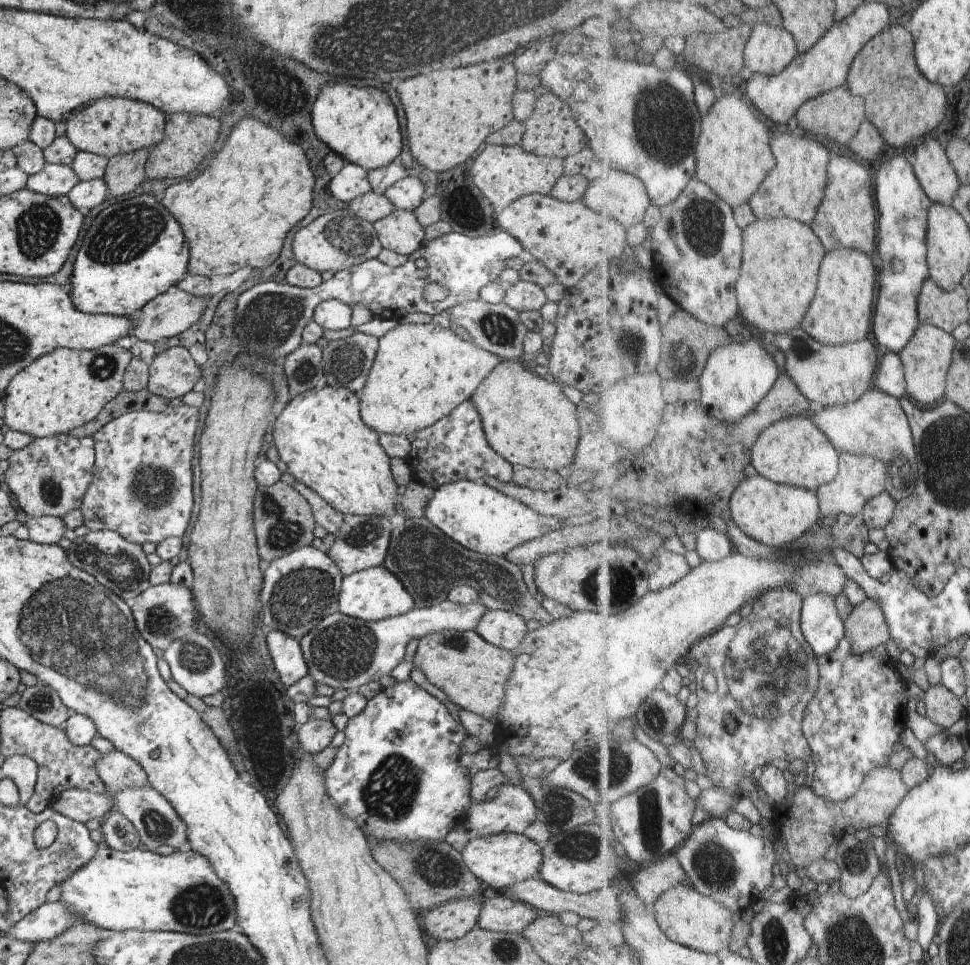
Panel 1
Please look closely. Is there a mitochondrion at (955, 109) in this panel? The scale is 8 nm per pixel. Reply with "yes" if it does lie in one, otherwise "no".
no

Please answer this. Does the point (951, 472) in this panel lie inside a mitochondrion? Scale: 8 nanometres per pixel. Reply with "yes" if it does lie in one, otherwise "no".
yes

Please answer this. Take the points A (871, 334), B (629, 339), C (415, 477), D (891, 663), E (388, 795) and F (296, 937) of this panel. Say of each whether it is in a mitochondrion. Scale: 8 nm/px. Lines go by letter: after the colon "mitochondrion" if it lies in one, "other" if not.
A: other
B: mitochondrion
C: other
D: other
E: mitochondrion
F: other

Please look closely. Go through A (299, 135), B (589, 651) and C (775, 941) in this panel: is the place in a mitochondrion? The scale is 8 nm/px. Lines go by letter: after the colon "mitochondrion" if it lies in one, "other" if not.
A: other
B: other
C: mitochondrion

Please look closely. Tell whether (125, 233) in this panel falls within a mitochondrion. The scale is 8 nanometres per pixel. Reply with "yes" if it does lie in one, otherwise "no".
yes

